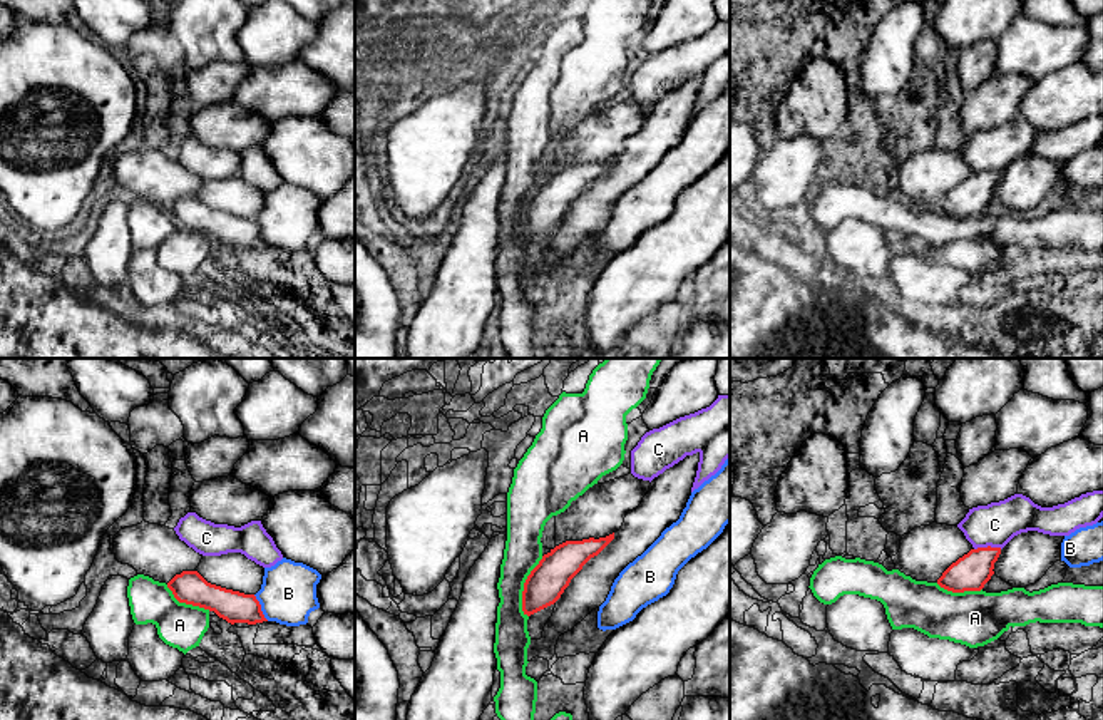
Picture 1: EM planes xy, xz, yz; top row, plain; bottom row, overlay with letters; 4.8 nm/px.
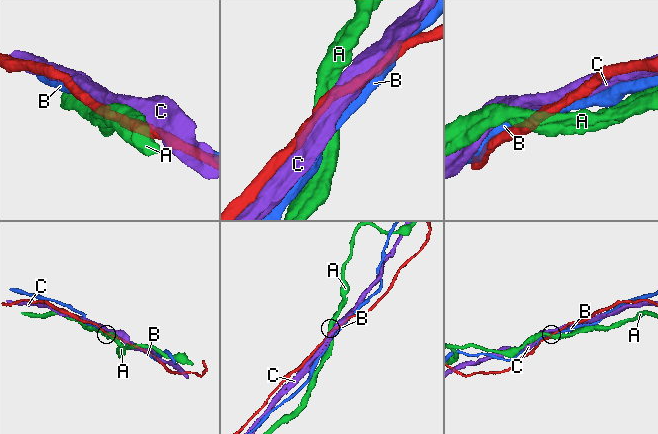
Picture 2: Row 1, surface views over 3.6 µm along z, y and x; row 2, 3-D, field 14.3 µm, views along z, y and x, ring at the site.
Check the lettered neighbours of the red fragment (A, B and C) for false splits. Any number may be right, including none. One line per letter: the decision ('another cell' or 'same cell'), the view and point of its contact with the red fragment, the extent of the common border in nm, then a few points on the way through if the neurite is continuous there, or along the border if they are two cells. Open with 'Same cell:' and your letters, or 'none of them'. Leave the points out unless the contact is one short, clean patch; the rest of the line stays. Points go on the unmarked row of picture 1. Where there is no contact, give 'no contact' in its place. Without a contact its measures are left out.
Same cell: none of them
A: another cell; meets red in xz at (524, 211); contact 300 nm long; border along xz (543, 181), (524, 208), (523, 236), (528, 241)
B: another cell; meets red in xy at (260, 233); contact 150 nm long
C: another cell; meets red in yz at (988, 171); contact 140 nm long

